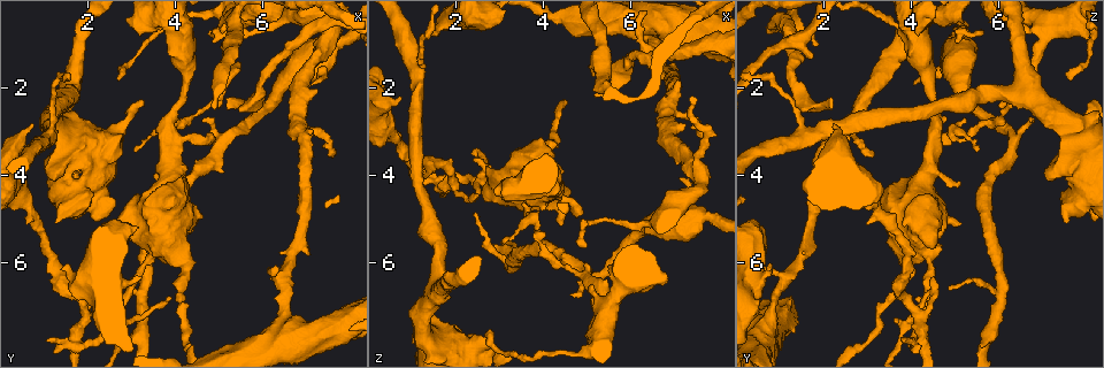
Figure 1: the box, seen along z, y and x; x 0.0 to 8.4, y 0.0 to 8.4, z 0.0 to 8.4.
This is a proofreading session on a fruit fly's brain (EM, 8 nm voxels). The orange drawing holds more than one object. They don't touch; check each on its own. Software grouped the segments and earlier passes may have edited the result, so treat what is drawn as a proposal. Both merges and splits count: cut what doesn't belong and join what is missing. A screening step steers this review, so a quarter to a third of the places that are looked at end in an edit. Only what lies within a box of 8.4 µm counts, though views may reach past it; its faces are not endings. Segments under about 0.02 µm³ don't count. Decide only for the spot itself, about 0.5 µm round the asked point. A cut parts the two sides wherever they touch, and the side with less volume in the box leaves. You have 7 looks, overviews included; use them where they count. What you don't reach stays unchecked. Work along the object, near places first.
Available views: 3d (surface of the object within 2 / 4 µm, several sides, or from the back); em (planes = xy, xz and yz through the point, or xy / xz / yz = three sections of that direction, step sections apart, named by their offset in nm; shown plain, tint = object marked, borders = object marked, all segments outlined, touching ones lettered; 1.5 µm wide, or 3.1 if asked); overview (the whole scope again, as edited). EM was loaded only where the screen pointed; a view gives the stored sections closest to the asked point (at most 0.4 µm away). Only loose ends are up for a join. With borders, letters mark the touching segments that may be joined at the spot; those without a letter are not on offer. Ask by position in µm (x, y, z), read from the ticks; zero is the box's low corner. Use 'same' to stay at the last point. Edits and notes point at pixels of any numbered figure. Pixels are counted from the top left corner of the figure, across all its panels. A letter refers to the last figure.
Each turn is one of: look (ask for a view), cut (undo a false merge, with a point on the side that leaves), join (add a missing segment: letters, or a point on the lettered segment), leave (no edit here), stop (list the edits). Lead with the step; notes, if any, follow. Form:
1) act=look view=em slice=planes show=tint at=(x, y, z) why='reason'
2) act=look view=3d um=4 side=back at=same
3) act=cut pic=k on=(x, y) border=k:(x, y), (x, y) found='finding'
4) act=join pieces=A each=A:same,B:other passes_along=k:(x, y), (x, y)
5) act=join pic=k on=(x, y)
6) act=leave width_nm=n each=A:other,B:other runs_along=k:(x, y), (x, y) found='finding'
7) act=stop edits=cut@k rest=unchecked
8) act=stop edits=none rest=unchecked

act=look view=em slice=planes show=borders at=(4.60, 2.80, 6.75) why='an open end'

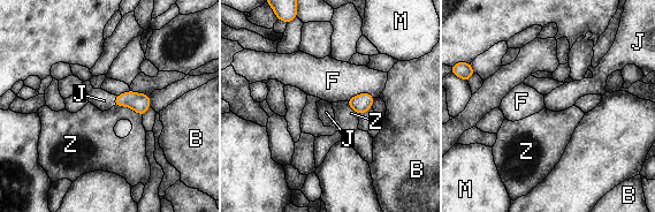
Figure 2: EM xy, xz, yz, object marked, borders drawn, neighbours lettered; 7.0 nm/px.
act=join pic=2 on=(104, 100) longest_contact=Z:220nm each=B:other,F:other,J:same,M:other,Z:other passes_along=2:(139, 103), (115, 100), (104, 100) found='it goes on there'

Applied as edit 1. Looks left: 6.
act=look view=3d um=2 at=(3.85, 2.95, 4.60) why='three-way junction'

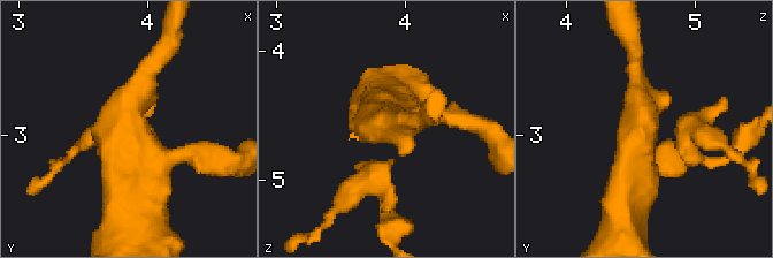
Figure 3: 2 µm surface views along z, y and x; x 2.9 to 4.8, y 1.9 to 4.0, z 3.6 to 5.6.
act=look view=em slice=planes show=borders at=(3.86, 2.96, 4.64)

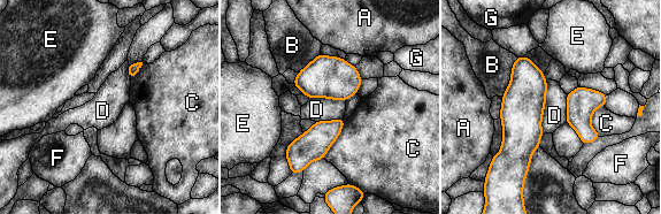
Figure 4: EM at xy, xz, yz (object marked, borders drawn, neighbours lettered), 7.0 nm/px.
act=leave width_nm=300 each=A:other,B:other,C:other,D:other,E:other,F:other,G:other border=4:(546, 81), (543, 134) found='continuous, no second cell'

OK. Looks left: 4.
act=look view=em slice=planes show=plain at=(5.25, 2.25, 2.20) why='free end'

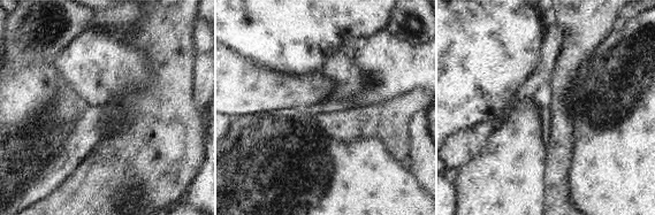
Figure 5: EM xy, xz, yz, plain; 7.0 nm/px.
act=look view=em slice=planes show=borders at=same

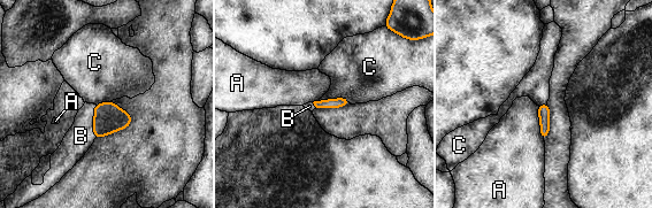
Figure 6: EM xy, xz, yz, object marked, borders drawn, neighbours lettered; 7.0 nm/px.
act=join pic=6 on=(79, 138) longest_contact=A:260nm each=A:other,B:same,C:other passes_along=6:(108, 118), (93, 122), (79, 138) found='it goes on there'

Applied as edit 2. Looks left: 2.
act=stop edits=join@2,join@6 rest=unchecked

